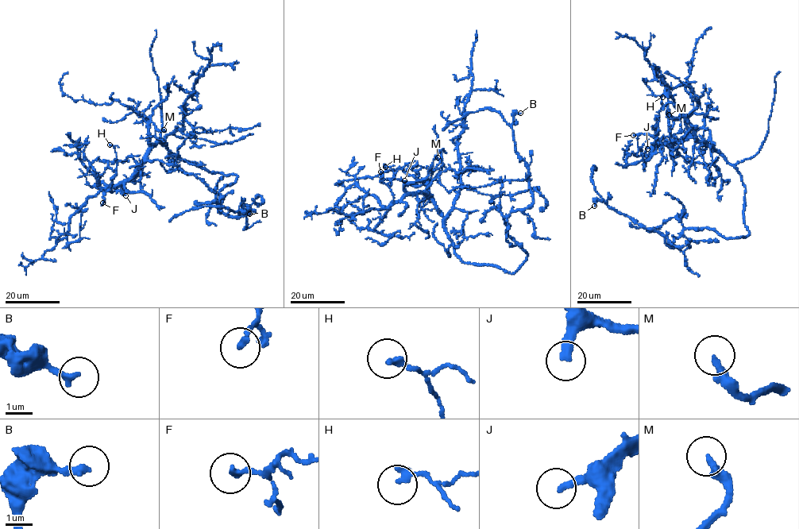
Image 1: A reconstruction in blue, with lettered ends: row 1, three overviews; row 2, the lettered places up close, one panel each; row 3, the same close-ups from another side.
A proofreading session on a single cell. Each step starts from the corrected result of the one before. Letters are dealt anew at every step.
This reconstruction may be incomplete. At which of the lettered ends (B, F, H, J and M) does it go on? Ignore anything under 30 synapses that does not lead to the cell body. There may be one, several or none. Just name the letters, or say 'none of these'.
J, M

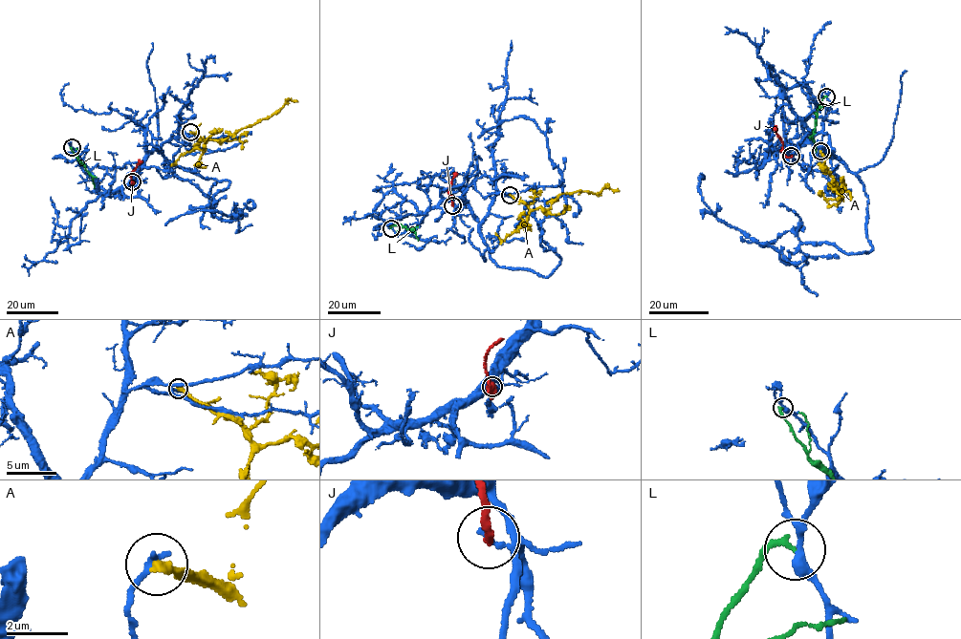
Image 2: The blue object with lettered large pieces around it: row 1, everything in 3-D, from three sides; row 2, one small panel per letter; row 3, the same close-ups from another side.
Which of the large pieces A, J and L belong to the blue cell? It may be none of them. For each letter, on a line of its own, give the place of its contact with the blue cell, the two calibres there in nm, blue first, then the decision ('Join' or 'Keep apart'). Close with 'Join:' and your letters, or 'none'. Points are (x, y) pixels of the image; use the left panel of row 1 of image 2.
A: Touches blue at (190, 132). Thickness 240 nm (blue) against 280 nm. Keep apart
J: Touches blue at (132, 181). Thickness 120 nm (blue) against 220 nm. Keep apart
L: Touches blue at (72, 147). Thickness 240 nm (blue) against 180 nm. Keep apart
Join: none

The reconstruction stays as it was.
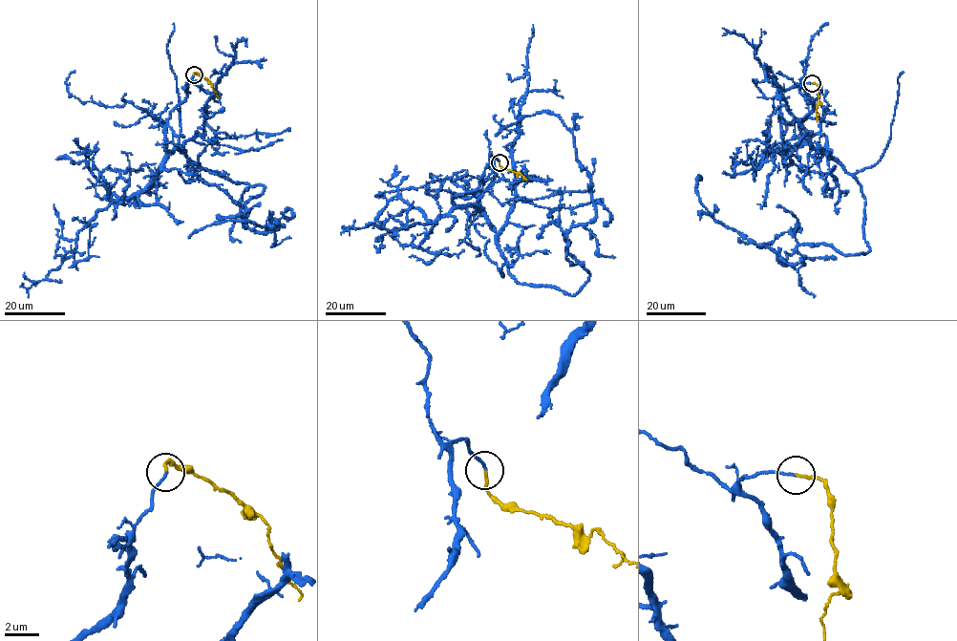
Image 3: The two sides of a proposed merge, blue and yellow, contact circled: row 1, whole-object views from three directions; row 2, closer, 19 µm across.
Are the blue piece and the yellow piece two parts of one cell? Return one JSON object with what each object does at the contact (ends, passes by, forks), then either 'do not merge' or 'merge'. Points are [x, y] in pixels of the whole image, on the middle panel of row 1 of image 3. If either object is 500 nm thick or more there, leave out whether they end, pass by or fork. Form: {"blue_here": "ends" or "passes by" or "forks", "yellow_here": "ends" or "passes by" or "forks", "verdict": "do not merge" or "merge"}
{"blue_here": "ends", "yellow_here": "ends", "verdict": "merge"}

